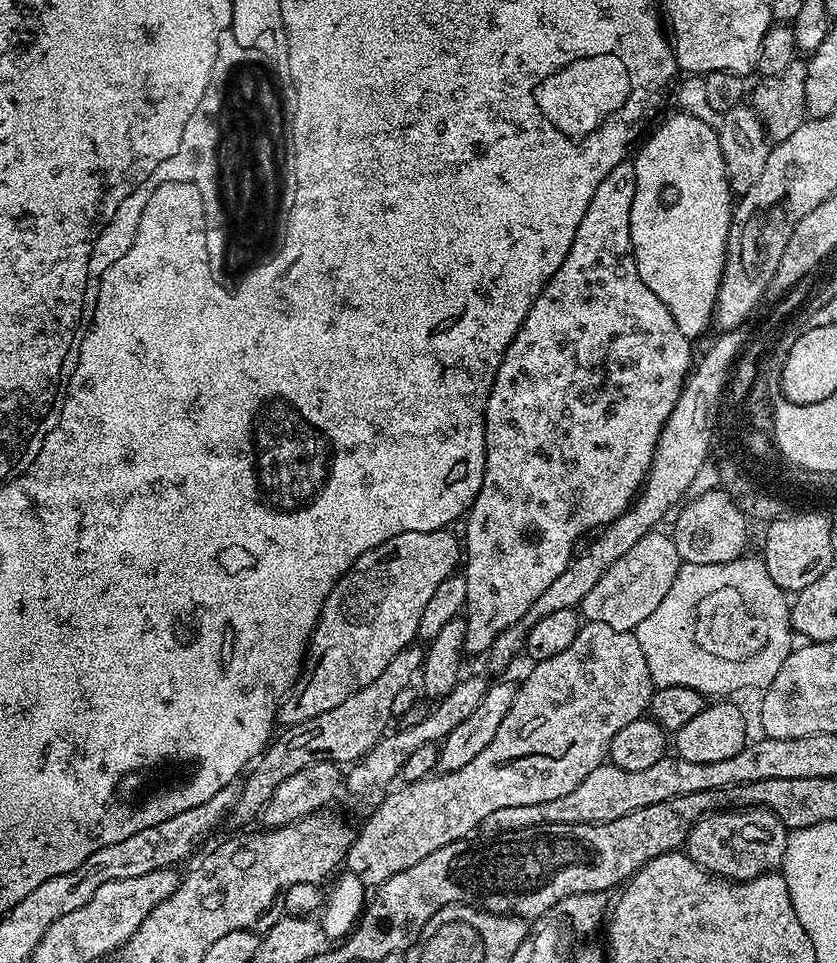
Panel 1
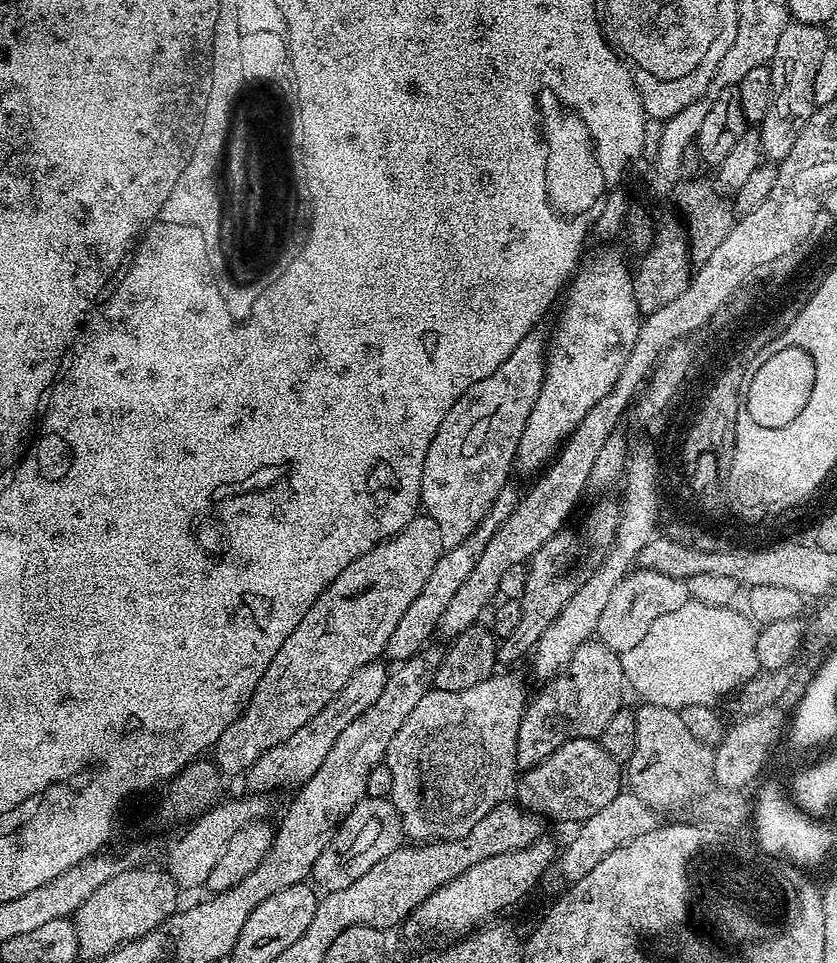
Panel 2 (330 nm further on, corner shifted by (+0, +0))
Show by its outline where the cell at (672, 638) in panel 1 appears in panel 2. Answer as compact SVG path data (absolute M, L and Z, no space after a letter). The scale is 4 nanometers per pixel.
M692 598L678 610L662 614L662 618L658 618L658 622L646 630L646 638L642 638L638 646L630 646L630 650L620 653L627 687L631 691L633 688L643 703L677 710L695 703L712 706L717 703L715 700L730 695L732 691L733 695L761 671L756 645L757 625L741 612L736 606L708 605Z

